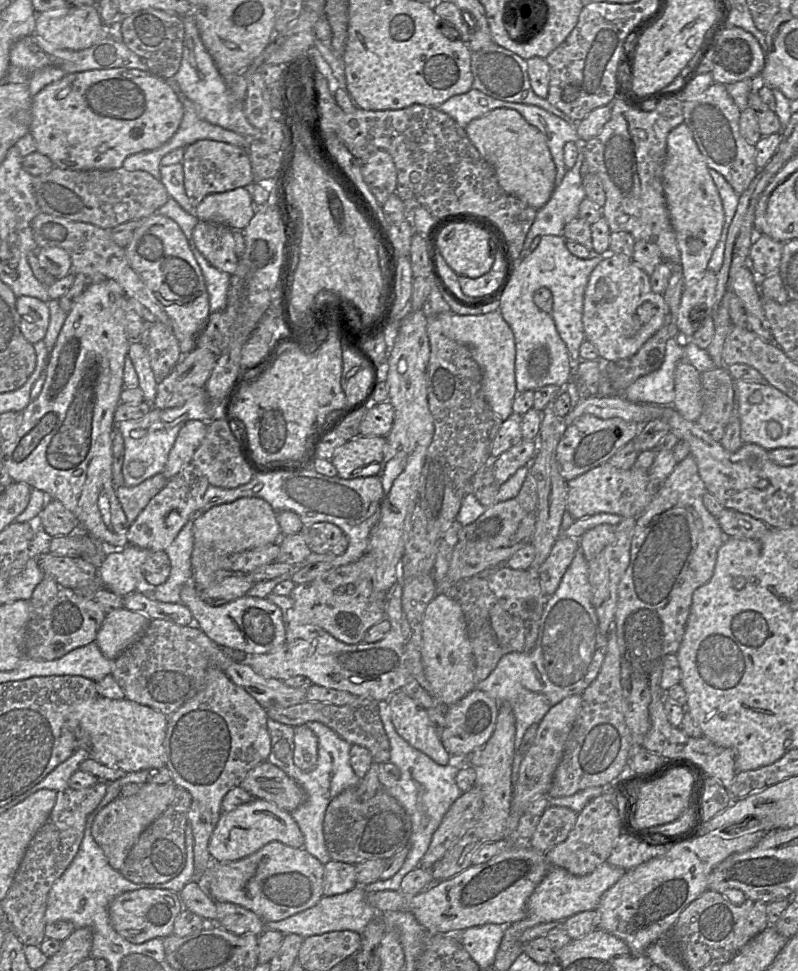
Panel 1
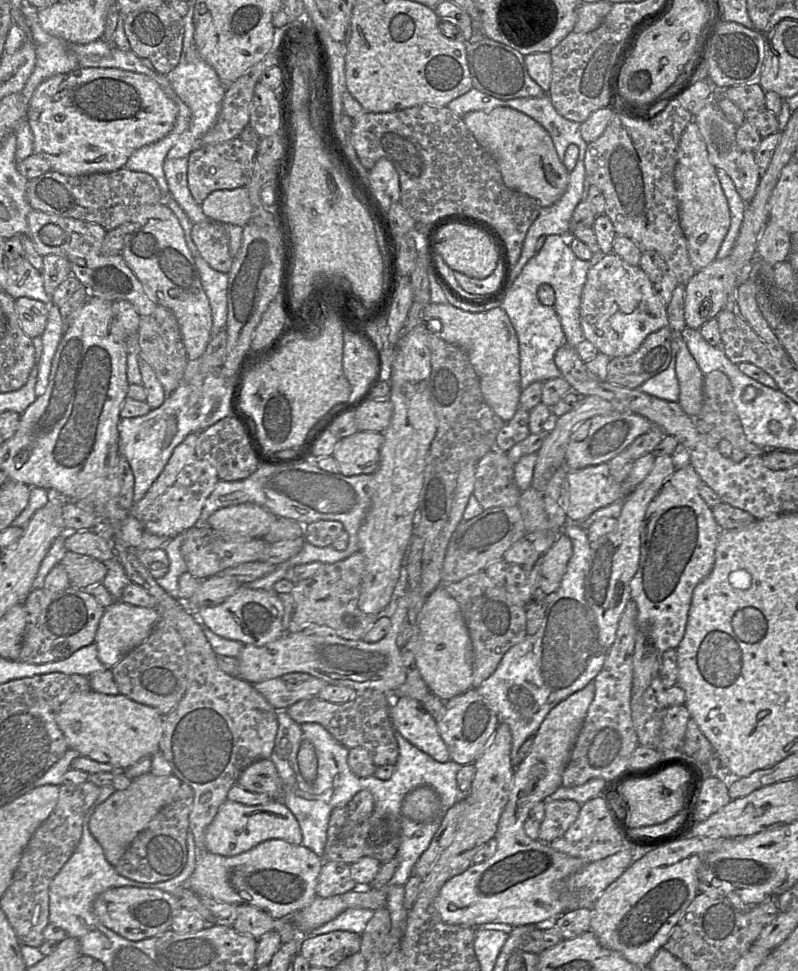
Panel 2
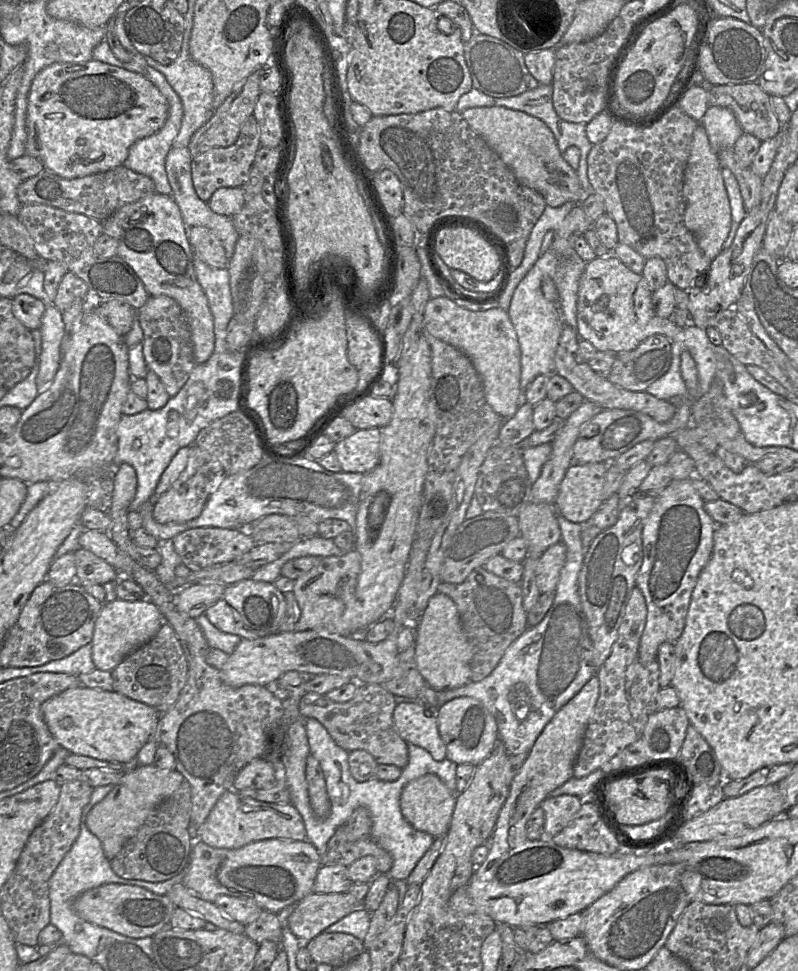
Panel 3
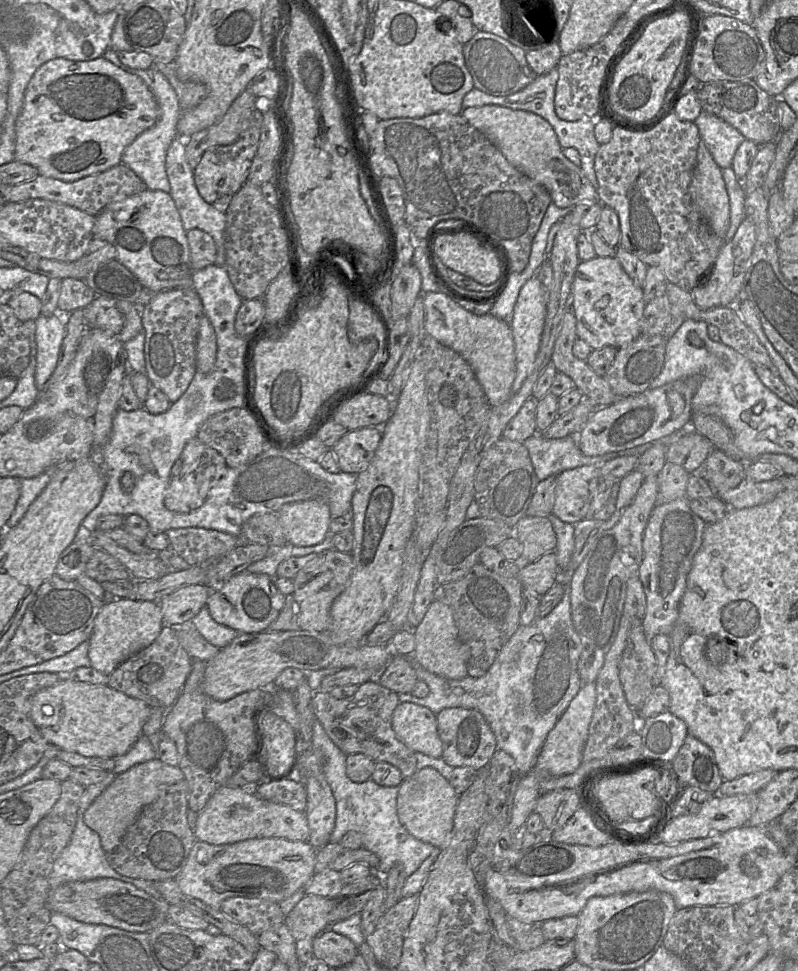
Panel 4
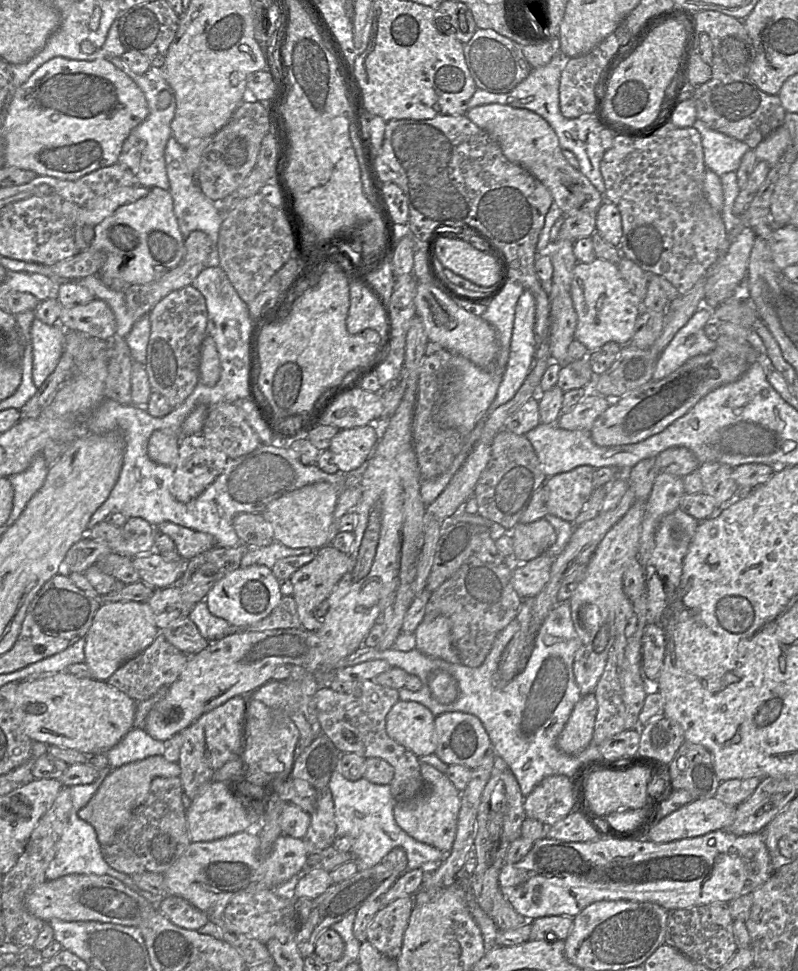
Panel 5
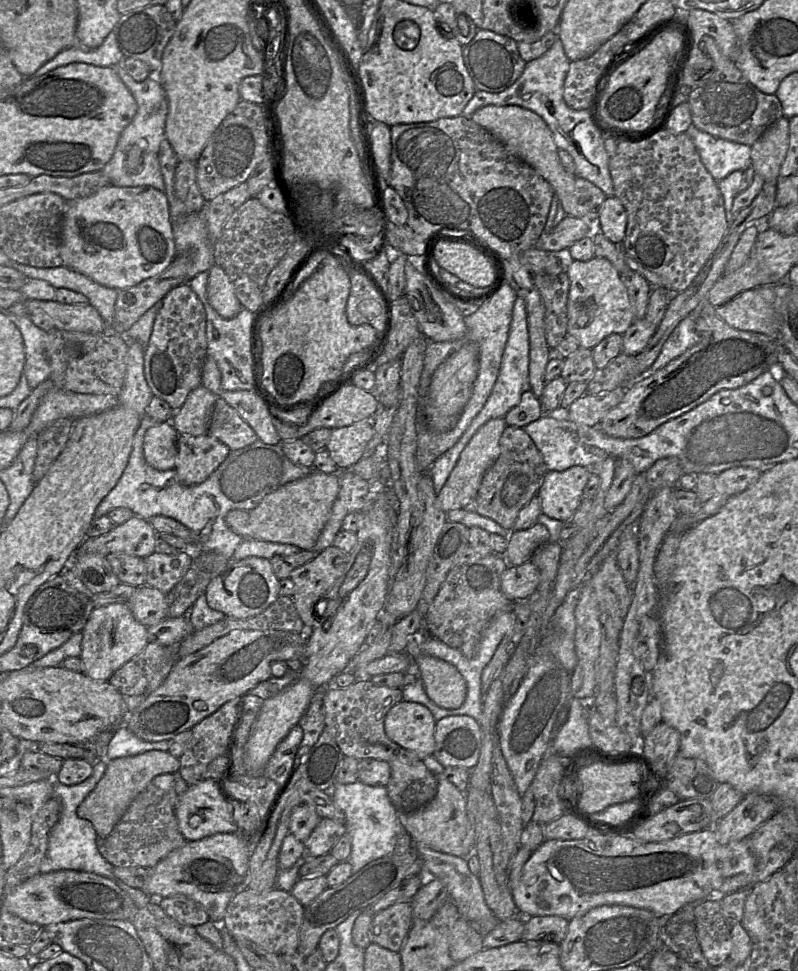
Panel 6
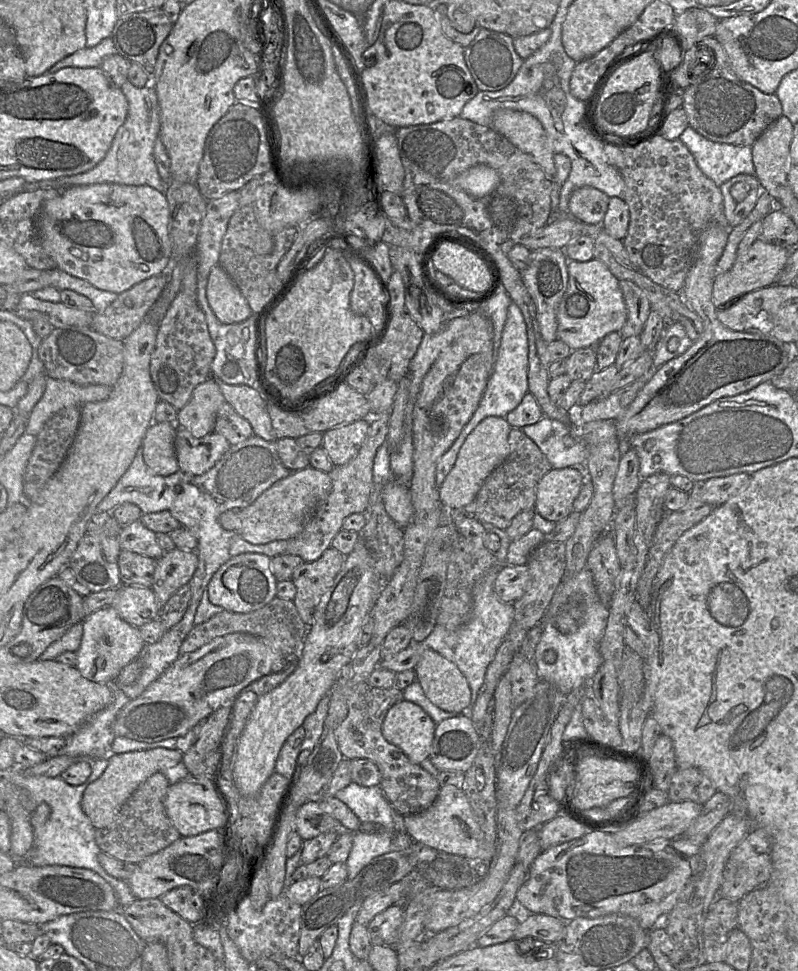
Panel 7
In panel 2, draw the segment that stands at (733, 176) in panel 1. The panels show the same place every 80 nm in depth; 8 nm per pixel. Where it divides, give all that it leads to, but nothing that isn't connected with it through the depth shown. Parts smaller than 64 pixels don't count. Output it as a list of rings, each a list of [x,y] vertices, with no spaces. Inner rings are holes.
[[[716,102],[706,104],[693,121],[697,124],[706,144],[709,161],[716,169],[722,169],[732,179],[735,188],[744,202],[749,203],[755,196],[763,171],[755,162],[754,152],[743,151],[736,142],[737,127],[731,123]]]

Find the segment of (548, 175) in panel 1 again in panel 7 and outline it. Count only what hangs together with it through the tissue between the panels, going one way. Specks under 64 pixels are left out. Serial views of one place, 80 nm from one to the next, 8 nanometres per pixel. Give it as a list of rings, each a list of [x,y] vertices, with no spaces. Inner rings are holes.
[[[498,109],[490,127],[523,153],[533,157],[553,183],[556,175],[554,150],[541,122],[533,115],[511,109]],[[593,187],[576,189],[570,197],[568,212],[585,226],[601,226],[610,198]]]

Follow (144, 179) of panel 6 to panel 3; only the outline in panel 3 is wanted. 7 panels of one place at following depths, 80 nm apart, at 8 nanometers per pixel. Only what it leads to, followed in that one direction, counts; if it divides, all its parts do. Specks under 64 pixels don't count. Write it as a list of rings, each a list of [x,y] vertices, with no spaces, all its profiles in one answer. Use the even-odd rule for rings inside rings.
[[[127,69],[130,72],[138,73],[152,82],[161,94],[166,98],[169,104],[169,111],[168,117],[160,130],[156,133],[142,138],[136,141],[129,149],[128,156],[124,161],[123,165],[126,168],[129,168],[137,173],[143,174],[148,176],[152,179],[155,184],[156,193],[160,193],[162,195],[167,195],[172,197],[172,189],[169,184],[166,170],[165,170],[165,161],[168,155],[168,152],[172,148],[172,143],[177,136],[180,126],[182,124],[183,118],[183,106],[182,102],[177,95],[177,93],[173,90],[170,86],[164,75],[162,75],[159,71],[152,69],[145,69],[145,70],[133,70]]]

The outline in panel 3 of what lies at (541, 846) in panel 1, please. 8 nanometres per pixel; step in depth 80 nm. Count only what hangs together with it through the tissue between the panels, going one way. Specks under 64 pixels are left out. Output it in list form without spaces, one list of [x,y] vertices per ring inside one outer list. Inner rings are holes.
[[[573,795],[547,797],[540,807],[545,813],[543,831],[551,839],[562,831],[580,810],[582,800]]]

